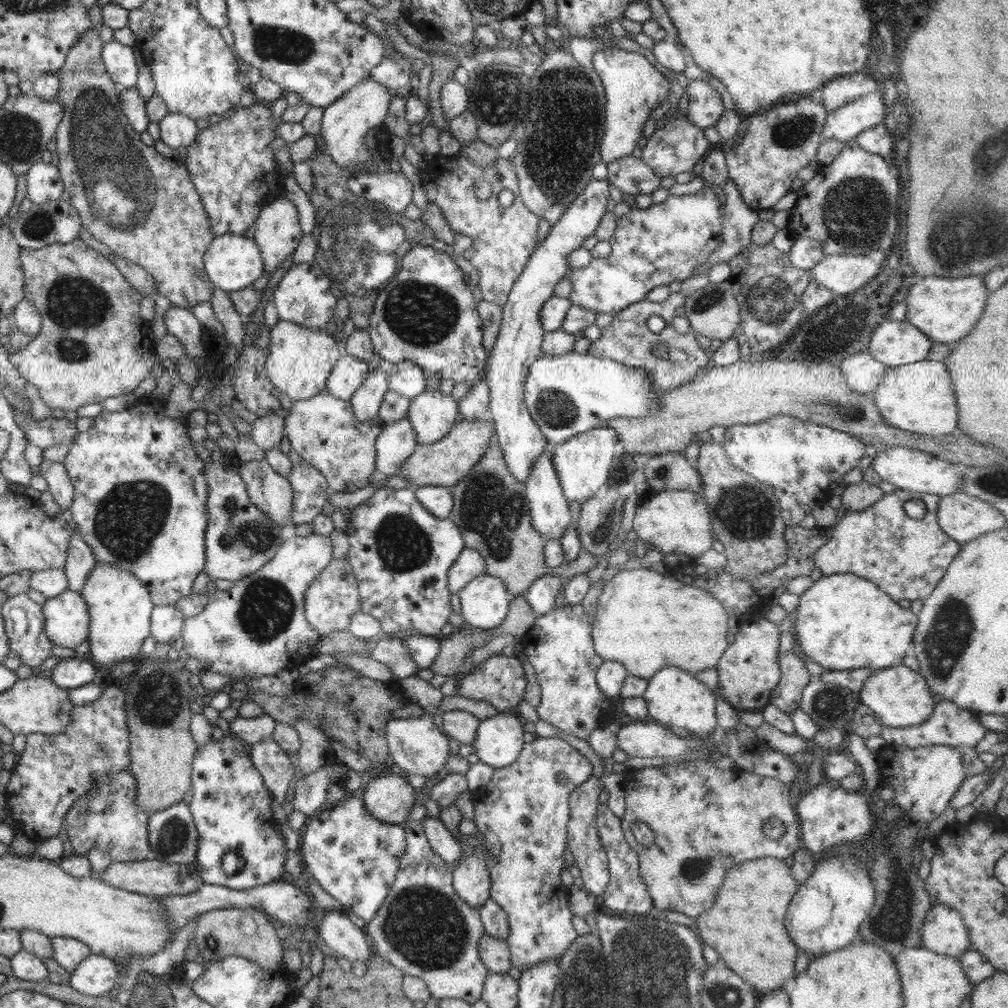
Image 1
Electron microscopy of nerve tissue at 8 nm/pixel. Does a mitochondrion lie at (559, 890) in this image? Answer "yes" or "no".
no

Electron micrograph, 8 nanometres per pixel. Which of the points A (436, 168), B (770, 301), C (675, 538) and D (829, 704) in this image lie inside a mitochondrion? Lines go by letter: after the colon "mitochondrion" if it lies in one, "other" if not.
A: other
B: mitochondrion
C: other
D: mitochondrion

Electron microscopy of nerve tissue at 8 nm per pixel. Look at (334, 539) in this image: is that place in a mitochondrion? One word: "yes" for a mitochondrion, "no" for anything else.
no

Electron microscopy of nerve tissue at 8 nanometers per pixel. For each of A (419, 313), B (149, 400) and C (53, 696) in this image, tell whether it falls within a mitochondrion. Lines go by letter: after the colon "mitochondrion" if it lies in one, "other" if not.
A: mitochondrion
B: other
C: other

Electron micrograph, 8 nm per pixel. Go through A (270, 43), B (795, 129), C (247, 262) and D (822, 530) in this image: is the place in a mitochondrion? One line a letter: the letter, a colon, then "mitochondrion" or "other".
A: mitochondrion
B: mitochondrion
C: other
D: other

